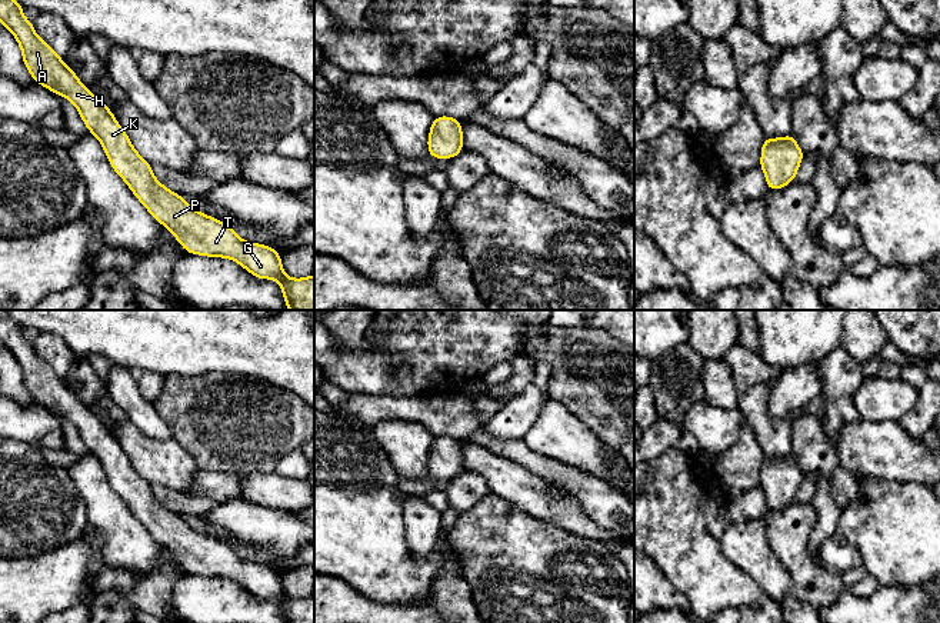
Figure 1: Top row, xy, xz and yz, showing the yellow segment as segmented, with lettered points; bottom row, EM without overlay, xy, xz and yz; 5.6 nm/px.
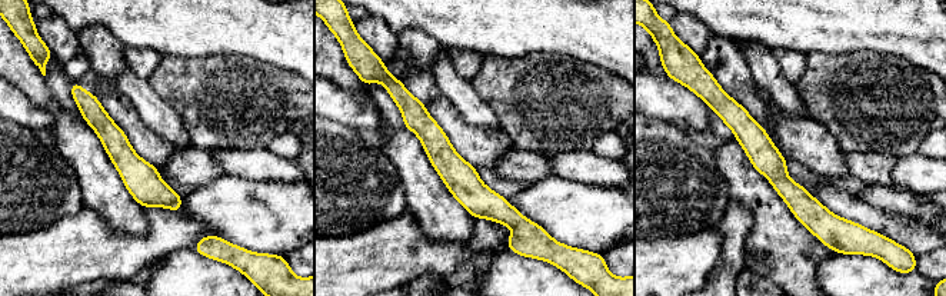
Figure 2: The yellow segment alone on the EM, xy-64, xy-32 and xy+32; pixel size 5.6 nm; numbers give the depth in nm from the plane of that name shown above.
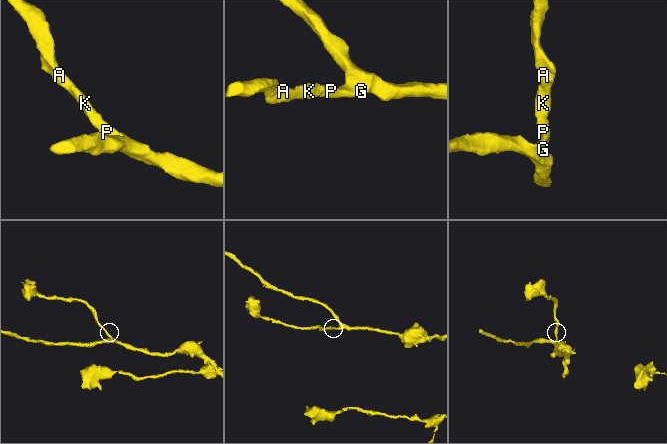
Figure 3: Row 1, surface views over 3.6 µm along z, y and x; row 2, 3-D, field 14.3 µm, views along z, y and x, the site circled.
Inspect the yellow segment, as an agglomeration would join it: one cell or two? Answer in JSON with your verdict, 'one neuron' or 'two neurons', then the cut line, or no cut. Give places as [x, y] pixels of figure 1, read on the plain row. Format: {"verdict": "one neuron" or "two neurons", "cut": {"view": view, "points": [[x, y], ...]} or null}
{"verdict": "one neuron", "cut": null}

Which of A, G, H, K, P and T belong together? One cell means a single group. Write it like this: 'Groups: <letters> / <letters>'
Groups: A G H K P T

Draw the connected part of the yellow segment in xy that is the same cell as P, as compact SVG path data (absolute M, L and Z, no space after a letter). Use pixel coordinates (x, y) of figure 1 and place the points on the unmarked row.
M0 310L0 343L16 357L23 373L23 383L36 403L47 407L54 414L66 417L77 427L89 453L100 460L114 492L124 500L149 533L173 553L177 563L181 564L187 573L234 580L257 599L277 600L286 623L314 623L314 594L304 599L289 597L281 589L281 574L273 567L240 559L226 543L193 529L183 516L169 510L154 497L150 483L133 467L129 456L111 430L97 419L90 409L77 399L74 390L37 356L33 343L23 336L23 326L14 322L6 310Z

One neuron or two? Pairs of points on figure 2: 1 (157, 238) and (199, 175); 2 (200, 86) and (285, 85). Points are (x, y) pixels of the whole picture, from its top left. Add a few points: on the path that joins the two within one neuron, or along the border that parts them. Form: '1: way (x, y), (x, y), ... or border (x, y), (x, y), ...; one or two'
1: border (225, 175), (196, 188); two
2: way (222, 86), (263, 86); one

